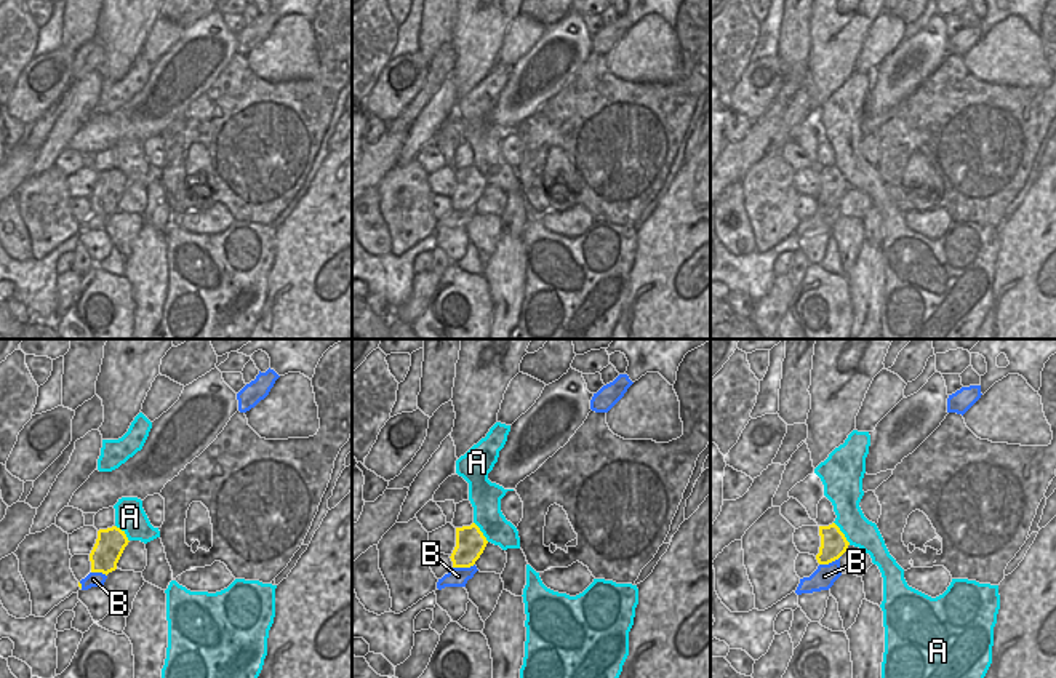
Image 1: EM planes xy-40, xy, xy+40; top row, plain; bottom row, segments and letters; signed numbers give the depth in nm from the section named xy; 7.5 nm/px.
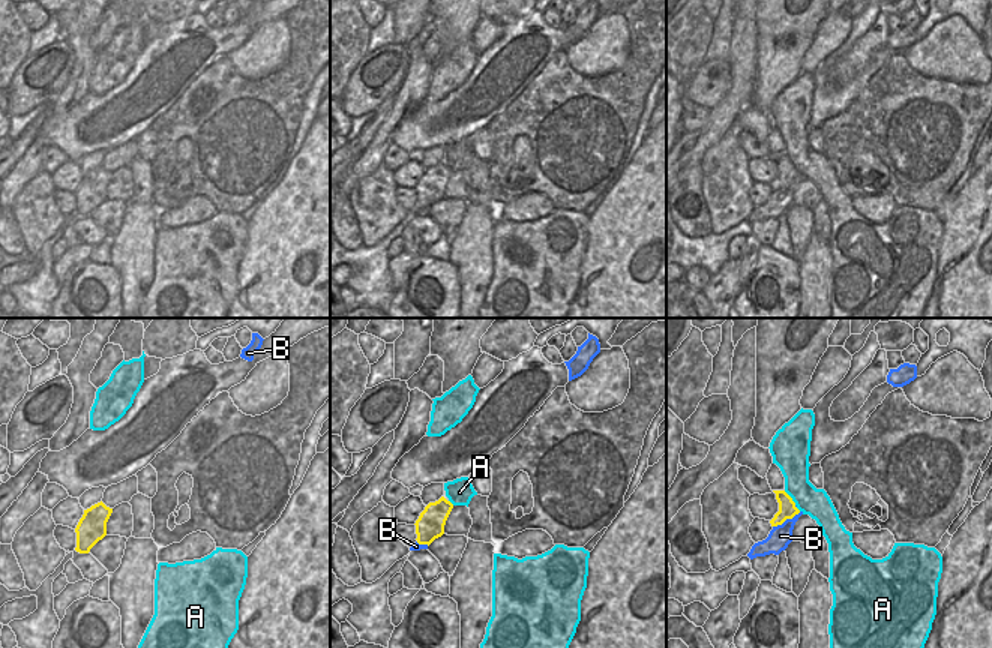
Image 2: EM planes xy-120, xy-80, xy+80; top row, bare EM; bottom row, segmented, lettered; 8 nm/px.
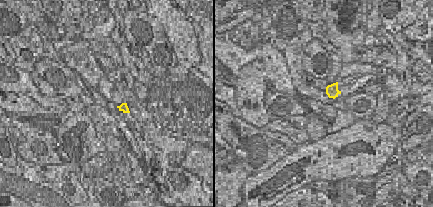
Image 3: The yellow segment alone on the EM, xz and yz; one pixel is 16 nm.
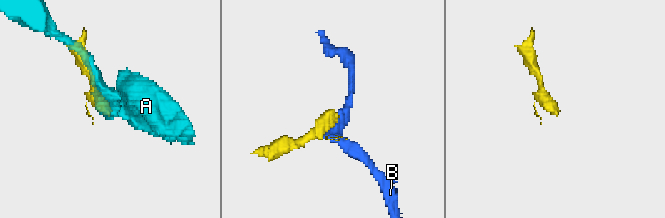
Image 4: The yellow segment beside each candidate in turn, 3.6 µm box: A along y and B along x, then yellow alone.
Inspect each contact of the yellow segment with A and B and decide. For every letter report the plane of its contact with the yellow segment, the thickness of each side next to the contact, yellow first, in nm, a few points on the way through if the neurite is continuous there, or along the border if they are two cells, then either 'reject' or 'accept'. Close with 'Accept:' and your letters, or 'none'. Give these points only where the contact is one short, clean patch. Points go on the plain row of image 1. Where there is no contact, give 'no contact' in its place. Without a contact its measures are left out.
A: contact in xy+40; calibres 200 and 220 nm; border xy+40 (834, 163), (850, 186); reject
B: contact in xy; calibres 220 and 140 nm; reject
Accept: none

